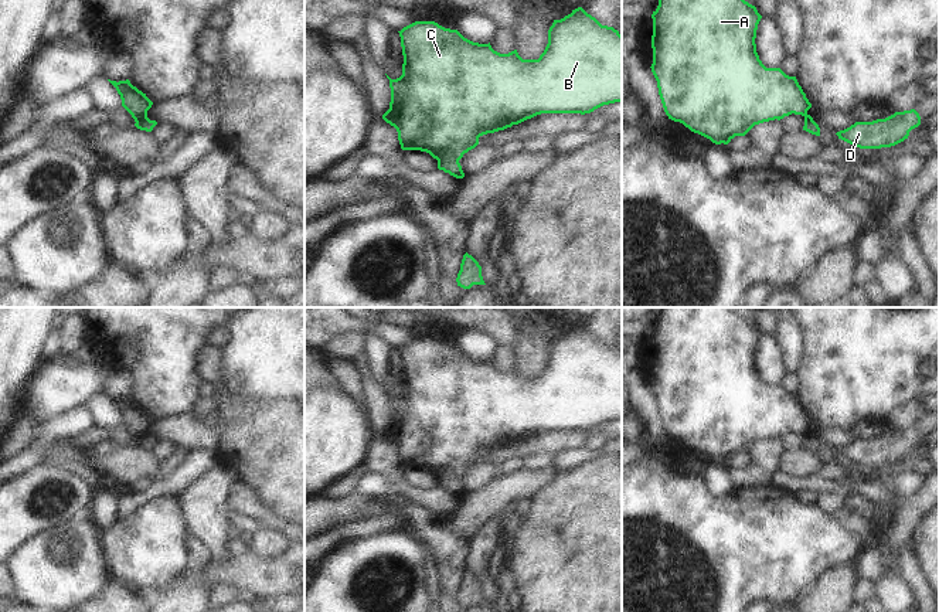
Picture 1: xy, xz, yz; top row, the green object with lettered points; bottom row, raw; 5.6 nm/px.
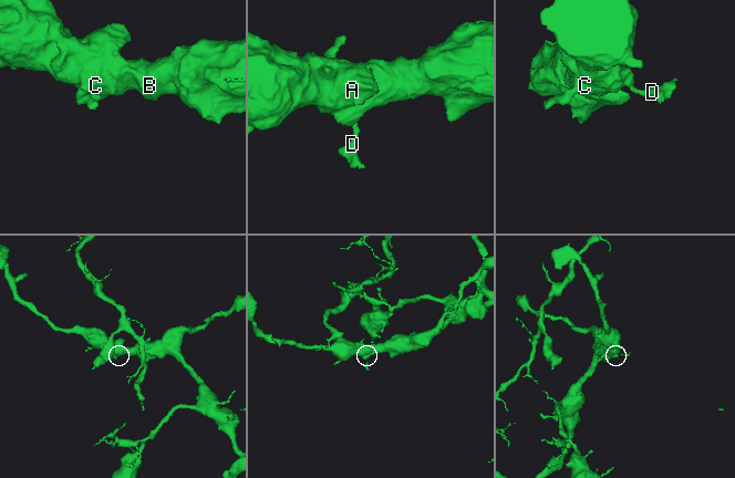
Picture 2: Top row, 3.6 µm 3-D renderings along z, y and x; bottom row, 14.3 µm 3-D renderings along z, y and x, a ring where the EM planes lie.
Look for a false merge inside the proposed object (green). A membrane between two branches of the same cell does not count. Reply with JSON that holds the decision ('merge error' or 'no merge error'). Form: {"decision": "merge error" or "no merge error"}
{"decision": "merge error"}

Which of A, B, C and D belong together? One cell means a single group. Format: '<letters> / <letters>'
A B C / D

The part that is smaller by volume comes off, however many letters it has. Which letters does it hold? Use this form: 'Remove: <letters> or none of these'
Remove: D

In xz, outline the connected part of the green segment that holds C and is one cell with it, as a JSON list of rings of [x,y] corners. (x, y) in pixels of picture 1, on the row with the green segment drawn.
[[[582,7],[548,30],[548,44],[538,60],[523,60],[517,50],[508,54],[494,51],[489,44],[465,38],[457,30],[435,21],[415,21],[399,33],[404,55],[402,75],[389,79],[391,102],[382,119],[398,132],[402,150],[421,150],[438,160],[438,169],[459,178],[459,160],[479,144],[479,137],[518,125],[541,113],[591,113],[595,109],[622,102],[622,35],[613,27],[602,26]]]

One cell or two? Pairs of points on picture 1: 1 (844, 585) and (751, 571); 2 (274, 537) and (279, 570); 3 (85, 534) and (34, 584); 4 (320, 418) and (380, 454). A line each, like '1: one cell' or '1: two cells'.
1: two cells
2: two cells
3: one cell
4: two cells

